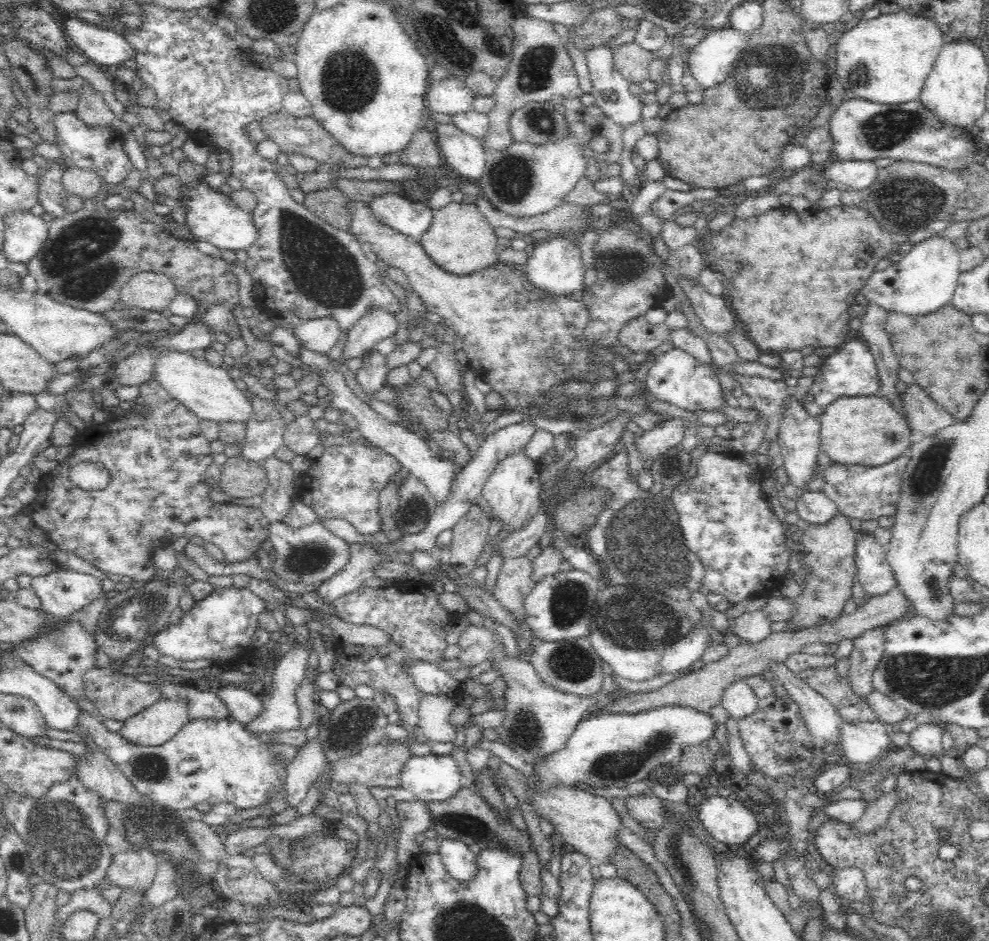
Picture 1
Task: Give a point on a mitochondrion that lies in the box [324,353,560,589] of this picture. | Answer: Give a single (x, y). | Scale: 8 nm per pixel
(414, 507)

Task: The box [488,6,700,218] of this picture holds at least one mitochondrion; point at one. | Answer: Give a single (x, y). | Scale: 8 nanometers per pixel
(534, 72)

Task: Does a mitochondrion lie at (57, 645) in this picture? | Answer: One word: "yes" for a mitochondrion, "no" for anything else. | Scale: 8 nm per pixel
yes

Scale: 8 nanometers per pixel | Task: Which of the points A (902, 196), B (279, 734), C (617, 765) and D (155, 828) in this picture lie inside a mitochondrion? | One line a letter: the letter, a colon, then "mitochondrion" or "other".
A: mitochondrion
B: other
C: mitochondrion
D: mitochondrion

